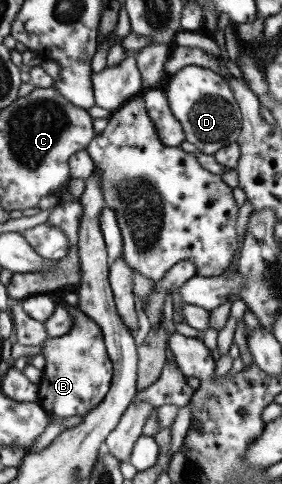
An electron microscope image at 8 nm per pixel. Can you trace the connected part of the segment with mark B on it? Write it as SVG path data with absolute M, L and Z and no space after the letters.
M66 303L63 306L71 315L71 328L62 336L42 342L40 354L45 364L41 370L36 401L48 415L68 418L84 416L104 398L112 380L112 365L108 362L99 327L75 306Z

